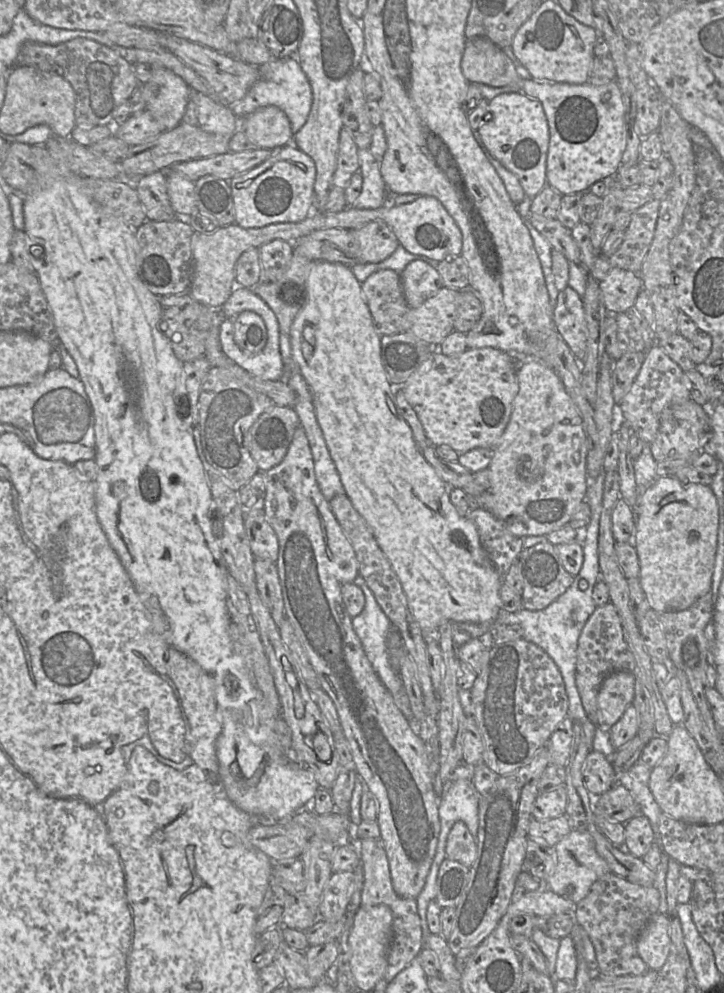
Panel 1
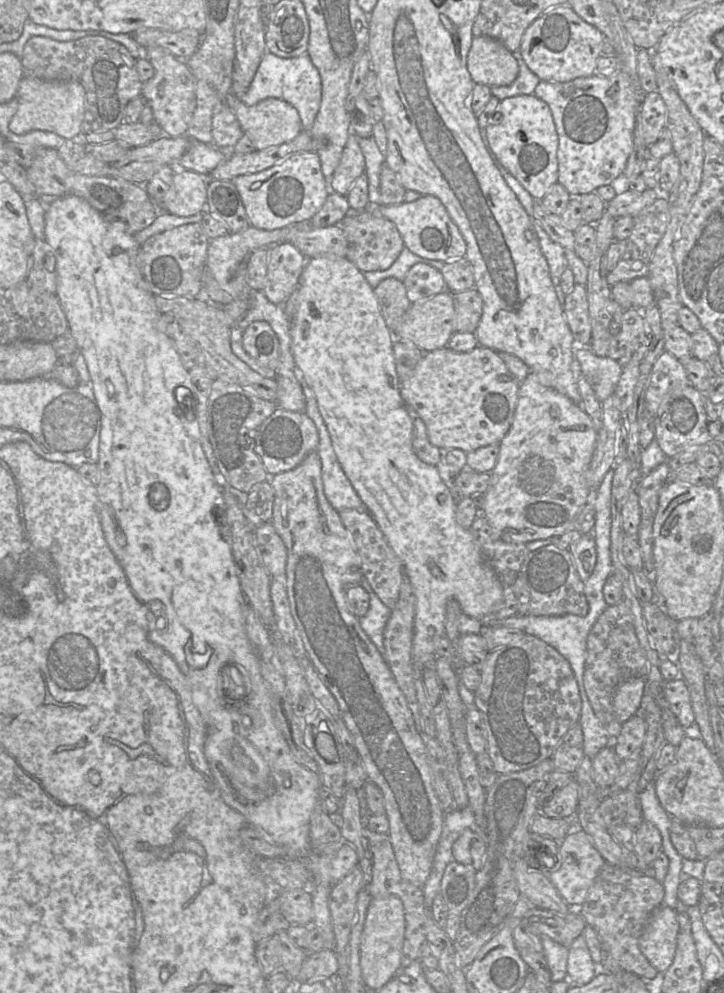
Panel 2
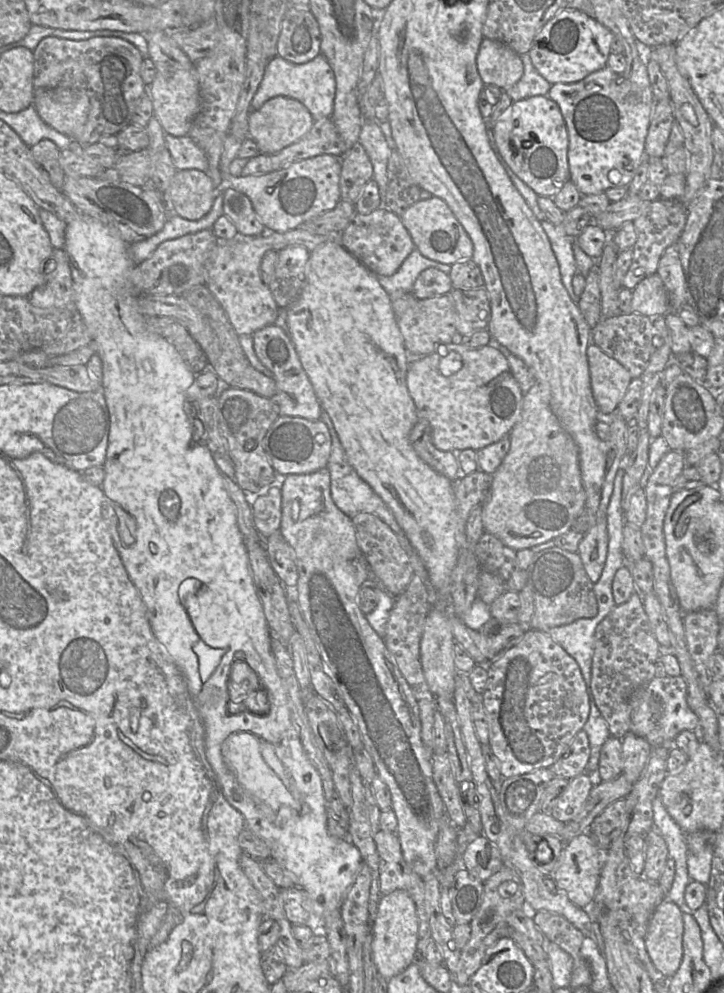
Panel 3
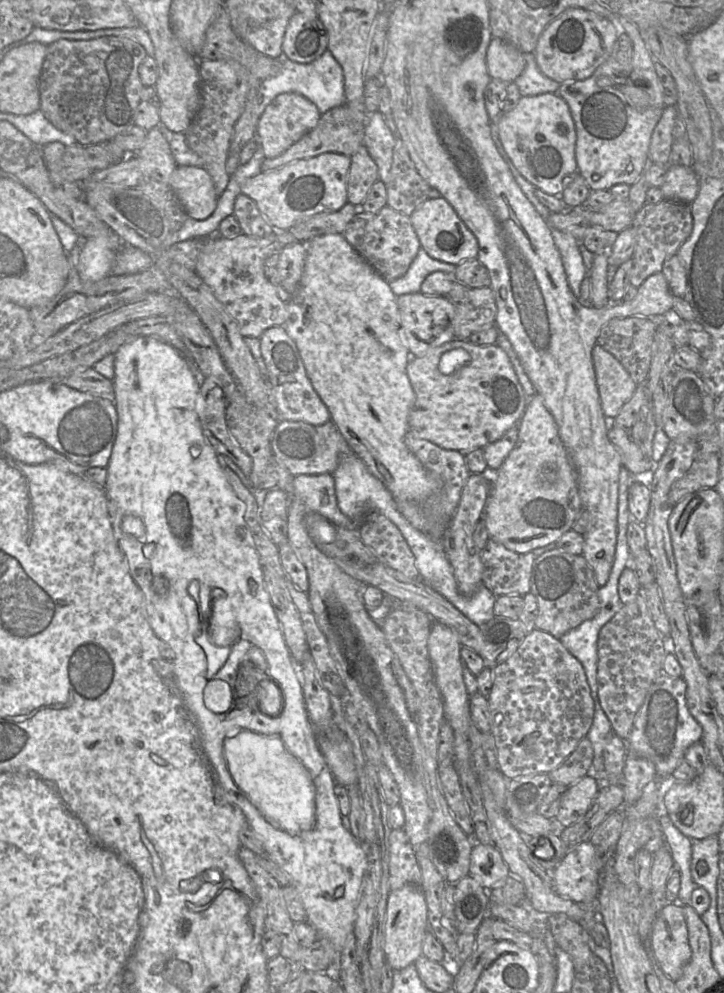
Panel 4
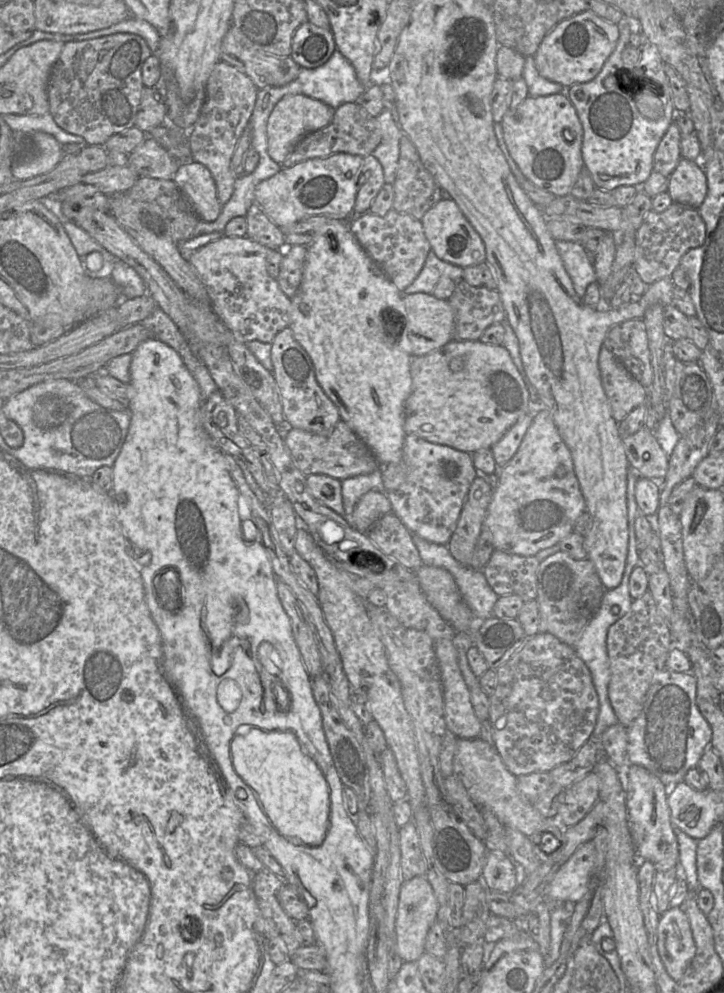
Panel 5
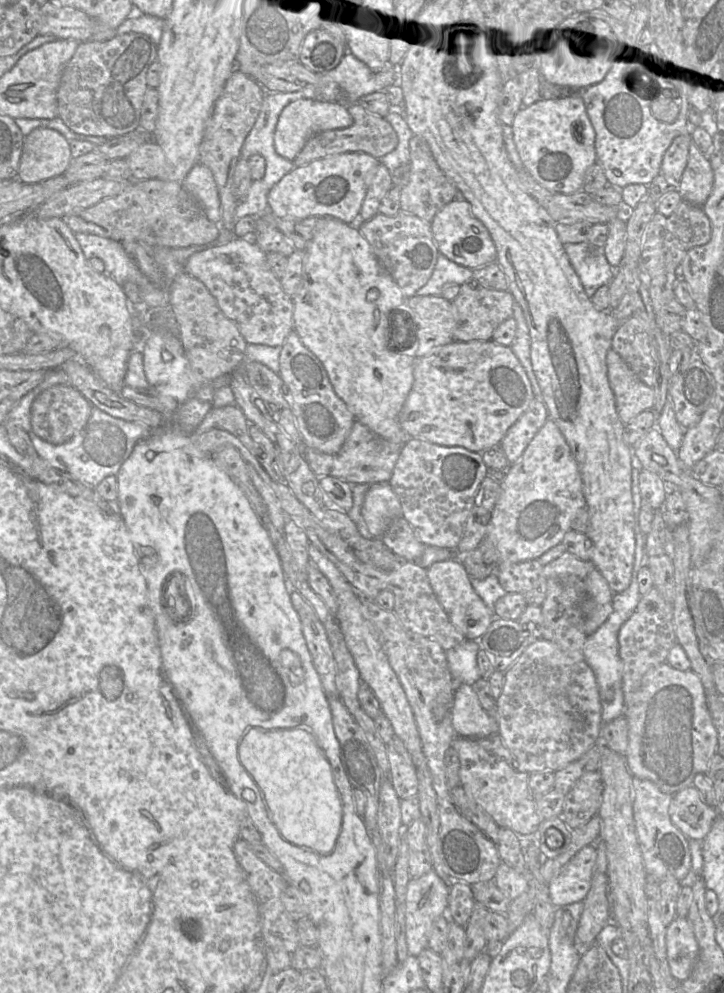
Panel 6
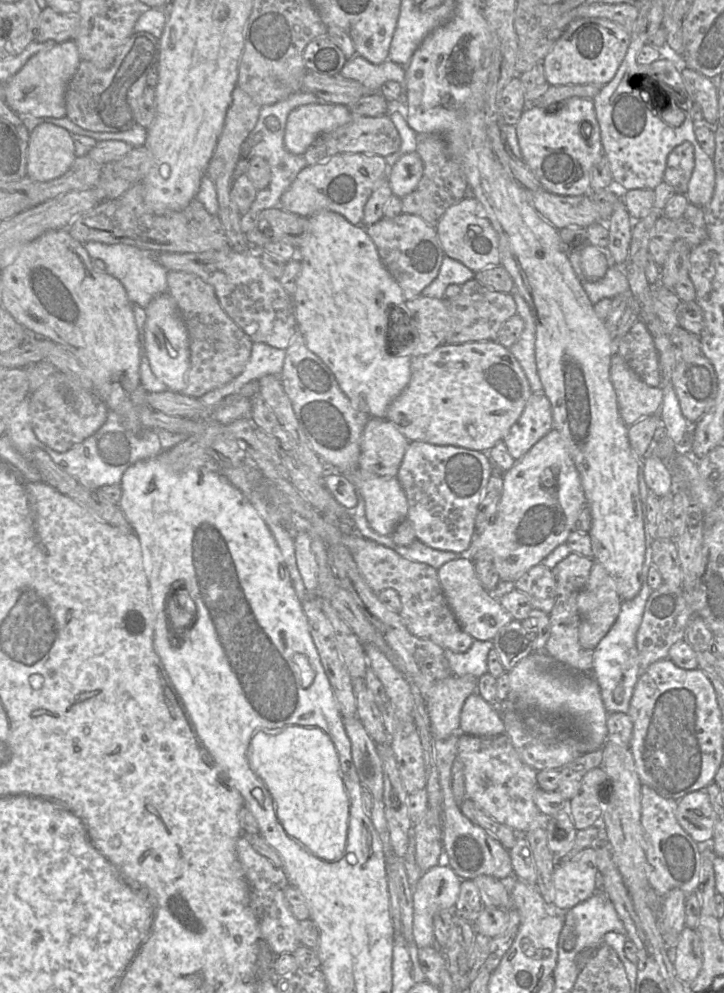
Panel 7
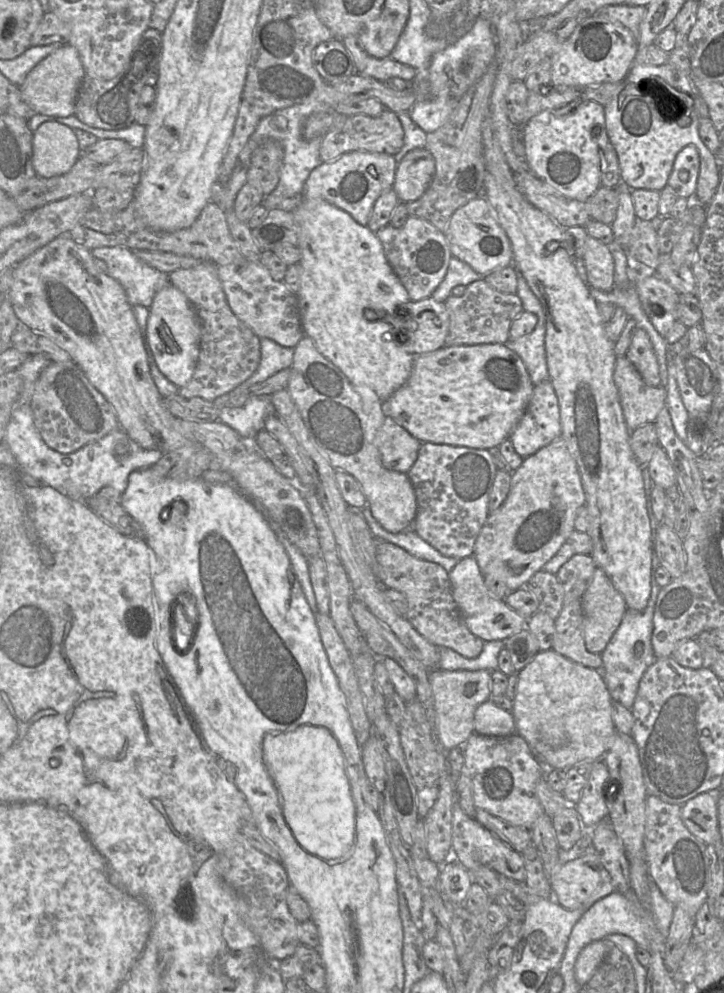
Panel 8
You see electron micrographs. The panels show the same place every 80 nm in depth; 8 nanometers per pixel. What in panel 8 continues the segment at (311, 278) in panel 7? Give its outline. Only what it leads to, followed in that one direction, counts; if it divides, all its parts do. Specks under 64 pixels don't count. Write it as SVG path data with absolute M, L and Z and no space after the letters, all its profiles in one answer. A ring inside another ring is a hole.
M295 196L290 199L285 199L279 208L285 211L291 211L300 228L299 250L301 252L301 259L299 264L301 266L301 275L300 287L296 293L296 297L301 326L305 336L312 339L317 350L338 367L353 386L366 385L376 393L382 402L387 401L388 398L408 380L416 356L405 352L399 346L399 343L396 341L398 338L396 338L397 333L395 327L391 322L384 320L386 314L395 316L398 306L408 303L410 298L407 290L388 263L380 240L377 238L376 233L370 230L367 225L357 223L350 214L321 199L307 199L301 196Z

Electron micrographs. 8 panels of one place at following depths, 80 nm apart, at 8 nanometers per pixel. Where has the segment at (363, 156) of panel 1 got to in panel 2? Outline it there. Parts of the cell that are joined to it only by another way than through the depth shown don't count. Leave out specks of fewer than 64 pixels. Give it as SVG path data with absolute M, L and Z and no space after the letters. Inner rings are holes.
M372 137L357 138L365 160L365 172L368 179L368 198L370 205L381 205L380 172L384 163L384 154L379 150Z

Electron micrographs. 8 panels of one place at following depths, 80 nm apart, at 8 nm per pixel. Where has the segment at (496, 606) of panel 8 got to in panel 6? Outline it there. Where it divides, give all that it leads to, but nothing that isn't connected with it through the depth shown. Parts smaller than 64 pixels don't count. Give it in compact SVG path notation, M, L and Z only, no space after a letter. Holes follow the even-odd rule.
M456 559L436 562L427 568L427 576L439 603L451 623L466 639L478 641L496 616L492 608L486 606L473 589L470 576L462 562Z

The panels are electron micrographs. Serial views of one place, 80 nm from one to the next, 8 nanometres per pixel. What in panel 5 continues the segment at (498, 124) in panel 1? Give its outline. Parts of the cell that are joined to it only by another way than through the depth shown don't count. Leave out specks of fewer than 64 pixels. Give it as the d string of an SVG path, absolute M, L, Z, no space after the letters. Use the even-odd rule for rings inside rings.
M560 93L549 96L529 96L515 108L509 108L500 124L508 151L524 177L556 197L570 195L573 185L584 169L581 153L583 127L567 95Z

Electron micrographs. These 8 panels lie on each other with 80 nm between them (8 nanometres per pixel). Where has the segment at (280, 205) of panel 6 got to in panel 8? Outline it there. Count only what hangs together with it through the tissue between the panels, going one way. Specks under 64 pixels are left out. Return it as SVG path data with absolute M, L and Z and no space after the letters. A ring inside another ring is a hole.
M351 151L312 170L301 197L321 199L347 212L361 225L367 225L376 199L393 188L397 162L394 155Z

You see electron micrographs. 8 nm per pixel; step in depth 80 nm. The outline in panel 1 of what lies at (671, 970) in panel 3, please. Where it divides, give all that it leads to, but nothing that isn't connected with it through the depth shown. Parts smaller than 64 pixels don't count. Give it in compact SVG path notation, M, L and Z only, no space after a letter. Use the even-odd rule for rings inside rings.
M657 912L637 938L637 952L651 970L659 971L672 950L670 924L669 916Z

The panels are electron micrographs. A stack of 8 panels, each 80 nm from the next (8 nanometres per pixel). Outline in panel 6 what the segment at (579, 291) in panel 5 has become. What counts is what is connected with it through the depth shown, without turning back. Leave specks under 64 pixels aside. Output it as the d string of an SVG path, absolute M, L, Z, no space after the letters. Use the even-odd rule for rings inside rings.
M585 242L566 244L564 250L589 298L598 288L607 286L613 279L615 269L608 263L603 249Z

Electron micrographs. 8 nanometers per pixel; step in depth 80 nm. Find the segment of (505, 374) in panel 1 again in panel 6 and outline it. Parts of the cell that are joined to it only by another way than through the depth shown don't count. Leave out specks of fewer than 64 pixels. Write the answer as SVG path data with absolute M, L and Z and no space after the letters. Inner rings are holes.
M454 340L449 344L435 348L426 356L416 358L413 370L413 386L399 413L399 424L407 438L425 440L443 446L459 446L472 452L482 453L501 443L508 429L528 409L533 399L534 394L530 381L510 347L500 345L492 340L473 340L469 342Z

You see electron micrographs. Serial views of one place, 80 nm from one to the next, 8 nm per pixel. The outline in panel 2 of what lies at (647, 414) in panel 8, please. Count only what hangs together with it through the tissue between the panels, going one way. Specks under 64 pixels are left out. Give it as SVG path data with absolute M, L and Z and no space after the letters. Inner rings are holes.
M577 348L575 360L600 402L614 394L622 373L622 366L618 362L600 357L589 348Z

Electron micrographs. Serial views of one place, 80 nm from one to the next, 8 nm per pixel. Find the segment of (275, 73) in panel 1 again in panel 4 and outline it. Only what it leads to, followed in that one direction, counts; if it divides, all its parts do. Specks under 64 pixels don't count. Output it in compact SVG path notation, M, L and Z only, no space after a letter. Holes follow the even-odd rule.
M326 50L316 60L307 64L293 62L286 57L282 57L282 68L280 72L276 76L269 77L261 81L257 89L257 94L253 99L254 111L252 112L252 119L253 124L255 126L255 141L256 141L256 127L266 106L269 103L271 103L274 100L274 98L283 93L298 93L304 96L317 106L320 114L322 115L332 108L345 104L346 98L344 92L344 76L342 67L338 63L338 61L334 58L334 56L331 54L331 52L328 50Z

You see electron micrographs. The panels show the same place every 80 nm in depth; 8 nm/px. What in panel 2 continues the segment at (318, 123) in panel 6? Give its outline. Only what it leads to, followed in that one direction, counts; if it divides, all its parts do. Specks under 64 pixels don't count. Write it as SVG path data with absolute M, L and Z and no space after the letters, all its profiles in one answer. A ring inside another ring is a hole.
M229 93L221 98L221 103L234 112L243 134L248 136L257 150L265 150L290 142L302 132L298 111L284 100L268 98L249 107L243 104L233 93Z

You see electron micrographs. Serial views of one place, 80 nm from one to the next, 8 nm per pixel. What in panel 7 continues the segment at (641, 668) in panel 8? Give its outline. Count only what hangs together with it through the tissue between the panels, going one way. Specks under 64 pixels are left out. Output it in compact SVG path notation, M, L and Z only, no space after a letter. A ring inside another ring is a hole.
M641 582L641 584L641 590L635 598L622 601L620 613L615 623L593 650L592 674L600 687L602 700L609 714L615 712L628 713L636 683L641 675L636 634L643 618L646 601L653 591L647 583ZM618 685L622 687L623 695L622 699L616 702L613 692Z

